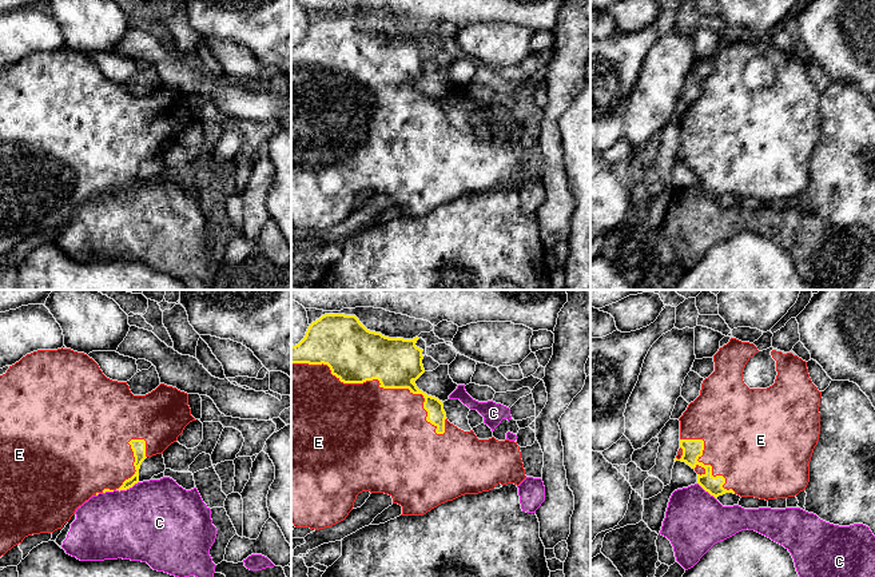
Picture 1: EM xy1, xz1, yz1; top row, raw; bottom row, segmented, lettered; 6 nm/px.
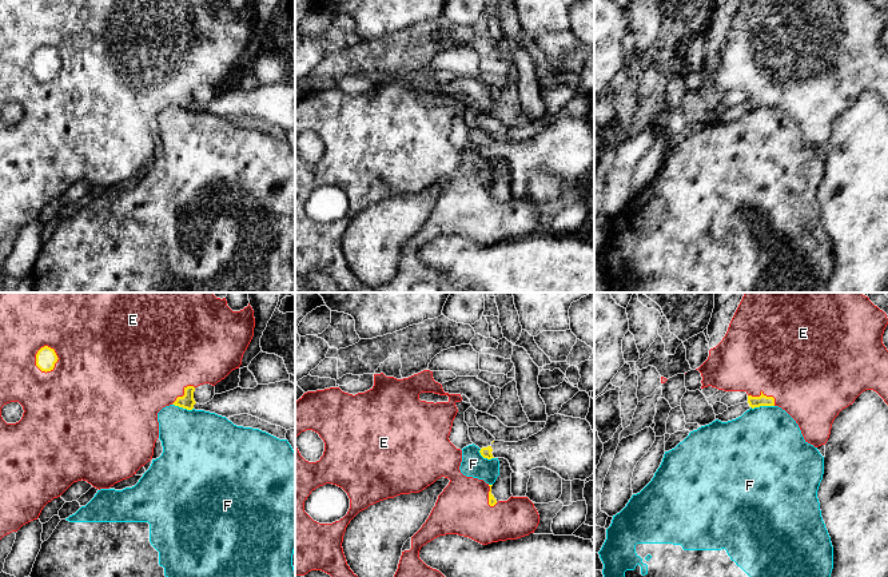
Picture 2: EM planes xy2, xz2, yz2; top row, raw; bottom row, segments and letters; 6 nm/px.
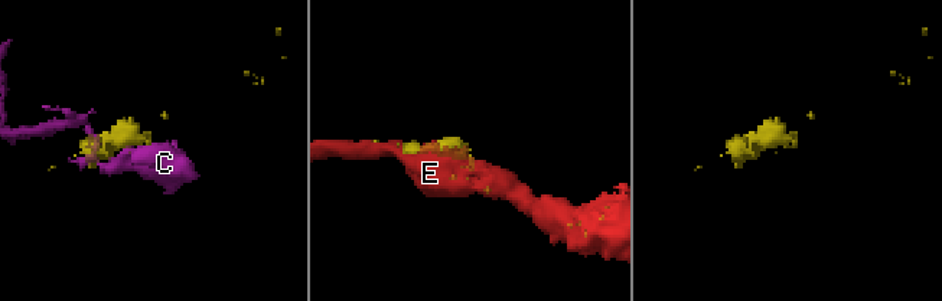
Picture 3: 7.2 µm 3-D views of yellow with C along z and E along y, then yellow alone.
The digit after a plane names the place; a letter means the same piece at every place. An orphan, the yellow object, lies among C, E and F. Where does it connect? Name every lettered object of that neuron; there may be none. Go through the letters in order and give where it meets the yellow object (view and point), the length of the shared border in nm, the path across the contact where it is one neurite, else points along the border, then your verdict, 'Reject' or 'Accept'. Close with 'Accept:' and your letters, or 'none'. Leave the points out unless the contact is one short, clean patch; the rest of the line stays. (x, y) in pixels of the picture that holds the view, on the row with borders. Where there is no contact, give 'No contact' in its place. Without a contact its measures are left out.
C: Touches yellow at xy1 (127, 488). Shared border 150 nm. Boundary: xy1 (138, 481), (126, 489), (116, 490). Reject
E: Touches yellow at xz1 (380, 382). Shared border 1000 nm. Accept
F: Touches yellow at yz2 (761, 405). Shared border 140 nm. Boundary: yz2 (773, 405), (751, 408). Reject
Accept: E

